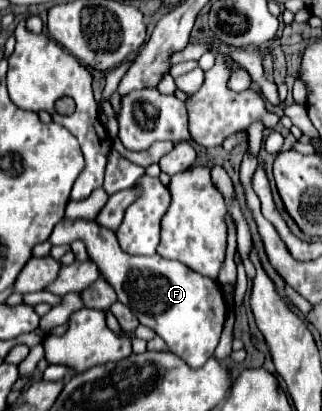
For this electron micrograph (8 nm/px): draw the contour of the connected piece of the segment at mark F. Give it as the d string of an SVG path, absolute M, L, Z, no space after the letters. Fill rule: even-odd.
M61 219L49 241L51 245L63 245L77 239L87 245L89 259L97 263L101 277L113 285L119 301L133 309L139 323L151 327L167 343L167 349L187 361L189 367L203 367L219 343L227 315L225 297L221 295L217 281L191 271L179 261L169 261L159 255L143 259L127 255L121 251L111 229L87 219Z

